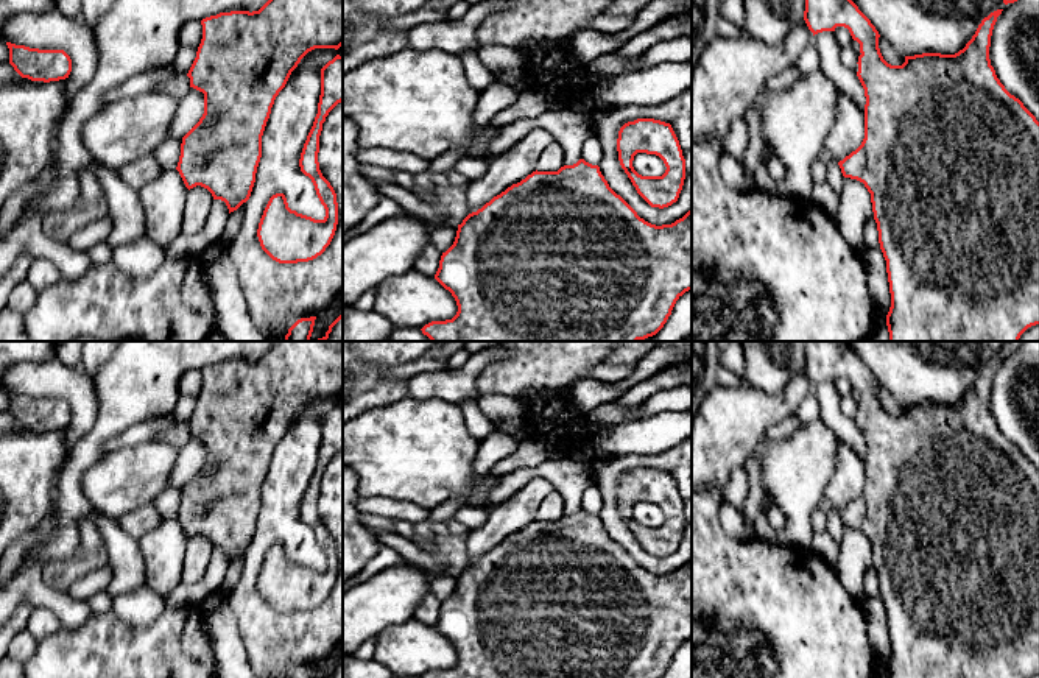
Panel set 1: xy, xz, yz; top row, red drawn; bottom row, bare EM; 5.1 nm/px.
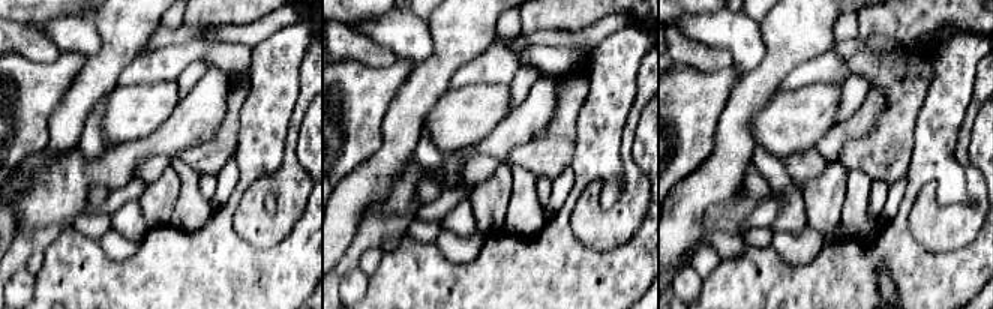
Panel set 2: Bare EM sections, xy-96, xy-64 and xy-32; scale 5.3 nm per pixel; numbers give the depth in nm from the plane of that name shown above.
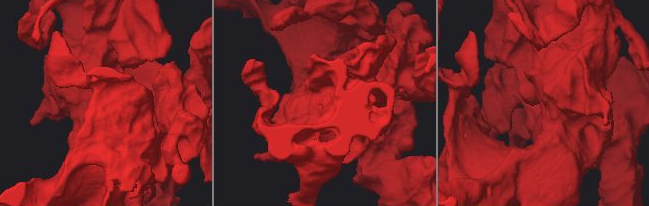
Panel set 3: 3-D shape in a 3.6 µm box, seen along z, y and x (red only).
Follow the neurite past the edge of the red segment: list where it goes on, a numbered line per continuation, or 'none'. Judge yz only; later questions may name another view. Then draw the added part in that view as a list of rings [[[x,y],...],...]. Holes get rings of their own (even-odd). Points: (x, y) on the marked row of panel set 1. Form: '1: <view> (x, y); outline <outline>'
none

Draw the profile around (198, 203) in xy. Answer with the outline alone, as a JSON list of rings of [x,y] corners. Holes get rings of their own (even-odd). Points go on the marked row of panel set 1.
[[[196,185],[188,190],[187,200],[185,200],[185,209],[182,217],[182,235],[199,235],[206,224],[213,204],[212,193]]]

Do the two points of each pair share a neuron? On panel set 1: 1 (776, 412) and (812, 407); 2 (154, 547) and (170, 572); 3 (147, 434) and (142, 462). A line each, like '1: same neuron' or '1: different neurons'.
1: different neurons
2: same neuron
3: different neurons

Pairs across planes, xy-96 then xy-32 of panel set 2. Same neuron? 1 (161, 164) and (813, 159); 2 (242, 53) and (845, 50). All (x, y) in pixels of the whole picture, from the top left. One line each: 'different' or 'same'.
1: same
2: different

